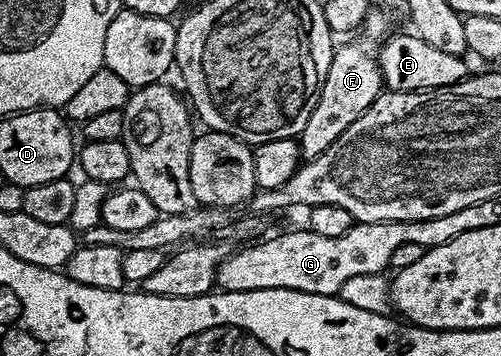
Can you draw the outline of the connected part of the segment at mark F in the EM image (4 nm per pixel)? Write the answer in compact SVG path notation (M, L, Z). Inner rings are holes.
M361 37L347 40L350 41L347 45L339 44L334 50L316 107L300 135L303 158L319 157L328 151L328 147L332 147L332 143L336 143L336 139L340 139L340 135L344 135L344 131L348 131L348 127L352 127L352 123L356 123L356 119L360 119L360 115L364 115L378 94L383 92L382 68L378 66L379 42Z

